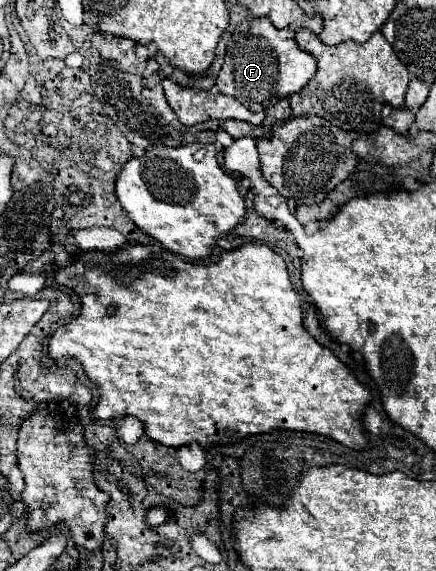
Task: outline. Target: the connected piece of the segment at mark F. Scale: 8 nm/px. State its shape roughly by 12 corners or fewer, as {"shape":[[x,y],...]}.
{"shape":[[291,28],[227,34],[221,94],[267,110],[313,78]]}

